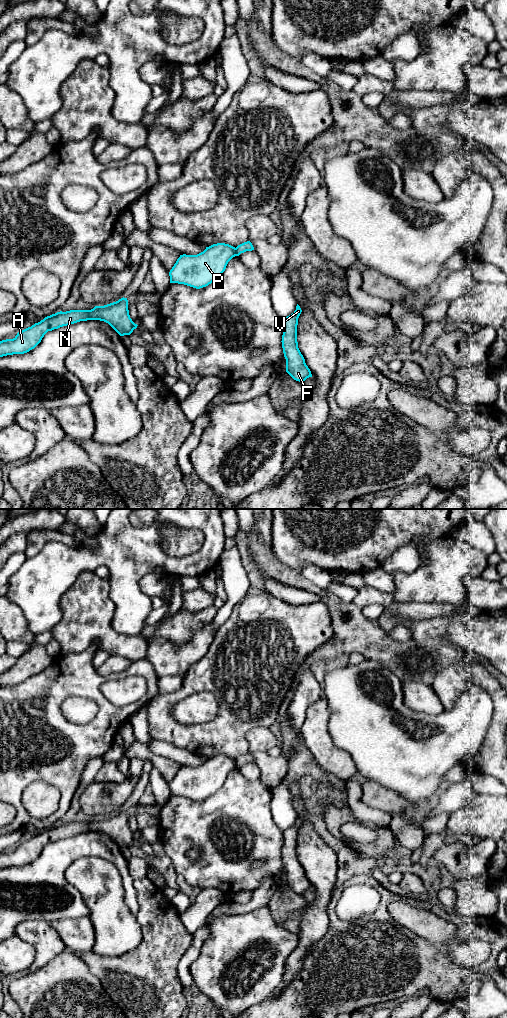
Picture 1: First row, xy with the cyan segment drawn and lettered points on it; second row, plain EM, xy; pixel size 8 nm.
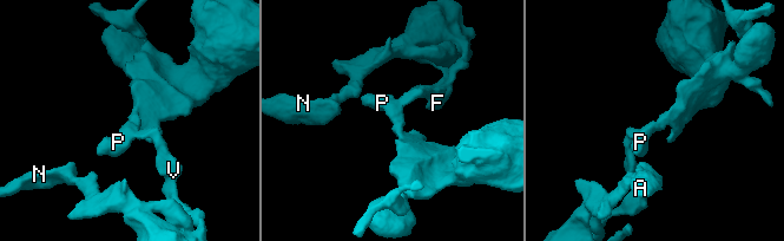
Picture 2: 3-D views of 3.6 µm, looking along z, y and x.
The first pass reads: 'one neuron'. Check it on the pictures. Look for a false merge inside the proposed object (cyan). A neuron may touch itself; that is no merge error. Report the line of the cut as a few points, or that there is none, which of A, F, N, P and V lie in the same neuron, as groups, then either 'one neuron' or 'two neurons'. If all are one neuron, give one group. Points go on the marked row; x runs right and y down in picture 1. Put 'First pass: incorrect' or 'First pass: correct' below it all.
cut in xy along (235, 248), (236, 255); A F N V / P; two neurons
First pass: incorrect

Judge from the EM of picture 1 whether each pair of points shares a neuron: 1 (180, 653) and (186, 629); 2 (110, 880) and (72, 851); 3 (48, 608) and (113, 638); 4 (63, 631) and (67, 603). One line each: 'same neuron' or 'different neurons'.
1: different neurons
2: different neurons
3: different neurons
4: same neuron

